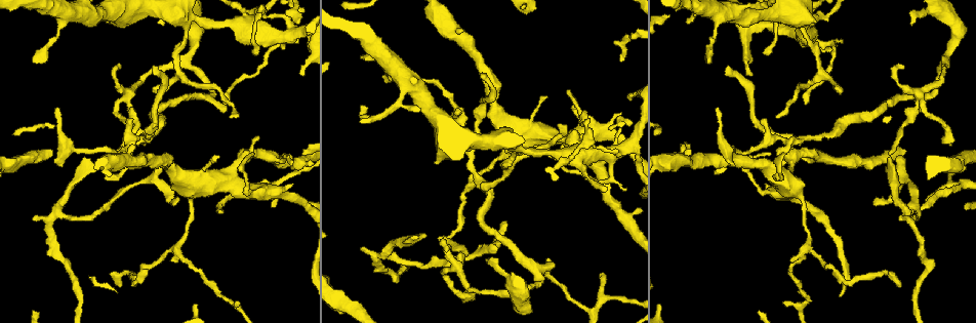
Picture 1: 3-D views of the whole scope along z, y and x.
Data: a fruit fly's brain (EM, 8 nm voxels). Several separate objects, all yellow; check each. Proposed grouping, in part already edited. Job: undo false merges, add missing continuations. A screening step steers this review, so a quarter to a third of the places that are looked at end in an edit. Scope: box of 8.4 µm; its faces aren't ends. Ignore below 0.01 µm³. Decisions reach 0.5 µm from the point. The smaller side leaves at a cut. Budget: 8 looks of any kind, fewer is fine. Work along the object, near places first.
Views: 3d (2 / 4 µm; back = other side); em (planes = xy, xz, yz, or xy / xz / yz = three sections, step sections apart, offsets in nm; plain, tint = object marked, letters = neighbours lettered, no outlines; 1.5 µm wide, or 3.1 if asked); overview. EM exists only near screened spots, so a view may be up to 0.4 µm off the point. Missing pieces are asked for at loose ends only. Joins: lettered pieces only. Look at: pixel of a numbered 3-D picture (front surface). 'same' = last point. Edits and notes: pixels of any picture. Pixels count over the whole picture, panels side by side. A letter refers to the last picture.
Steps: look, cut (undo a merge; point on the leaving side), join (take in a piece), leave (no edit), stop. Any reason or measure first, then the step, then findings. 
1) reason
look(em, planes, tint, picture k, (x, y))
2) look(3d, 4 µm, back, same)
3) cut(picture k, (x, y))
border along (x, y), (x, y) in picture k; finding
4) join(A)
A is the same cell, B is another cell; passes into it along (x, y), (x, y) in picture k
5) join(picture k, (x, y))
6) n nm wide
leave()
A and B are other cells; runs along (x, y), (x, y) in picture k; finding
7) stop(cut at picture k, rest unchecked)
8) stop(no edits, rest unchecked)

thin end
look(em, yz, step 8, plain, picture 1, (473, 299))

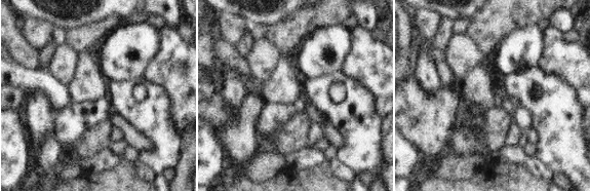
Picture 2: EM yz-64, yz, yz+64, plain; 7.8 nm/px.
look(em, yz, step 8, letters, same)

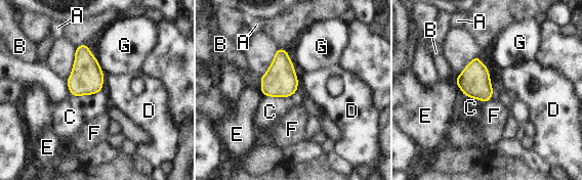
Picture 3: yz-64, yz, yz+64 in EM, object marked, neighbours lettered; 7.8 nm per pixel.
leave()
A, B, C, D, E, F and G are other cells; border along (97, 60), (105, 75) in picture 3; no lettered piece goes on from it

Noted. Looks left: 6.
look(3d, 2 µm, picture 1, (220, 209))

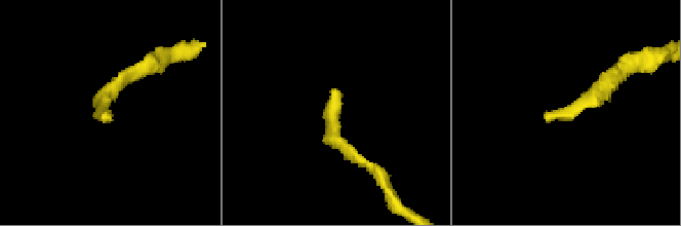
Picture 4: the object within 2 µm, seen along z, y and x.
shape alone is not enough
look(em, planes, letters, picture 4, (546, 110))

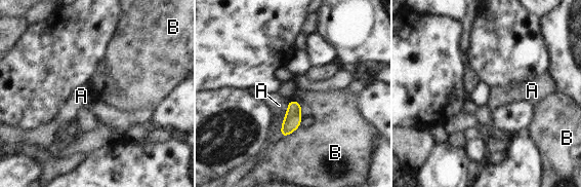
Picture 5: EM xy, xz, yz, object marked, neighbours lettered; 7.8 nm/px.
leave()
A and B are other cells; none of them fits

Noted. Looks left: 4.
free end
look(3d, 2 µm, picture 1, (484, 188))

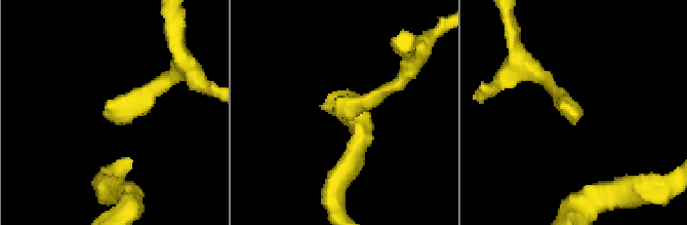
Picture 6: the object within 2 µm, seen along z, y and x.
now the EM
look(em, xy, step 4, tint, picture 6, (339, 114))

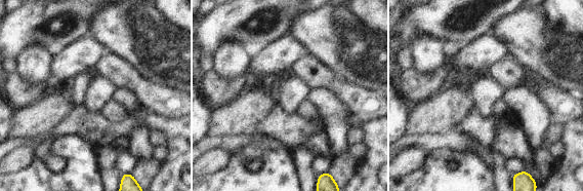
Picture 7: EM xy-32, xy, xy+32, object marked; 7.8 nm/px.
look(em, planes, letters, same)

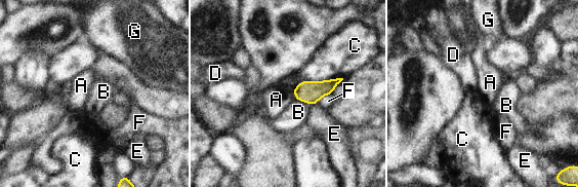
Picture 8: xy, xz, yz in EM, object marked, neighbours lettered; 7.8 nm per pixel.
leave()
A, B, C, D, E, F and G are other cells; border along (296, 99), (312, 105) in picture 8; none of them fits

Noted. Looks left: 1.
stop(no edits, rest unchecked)

